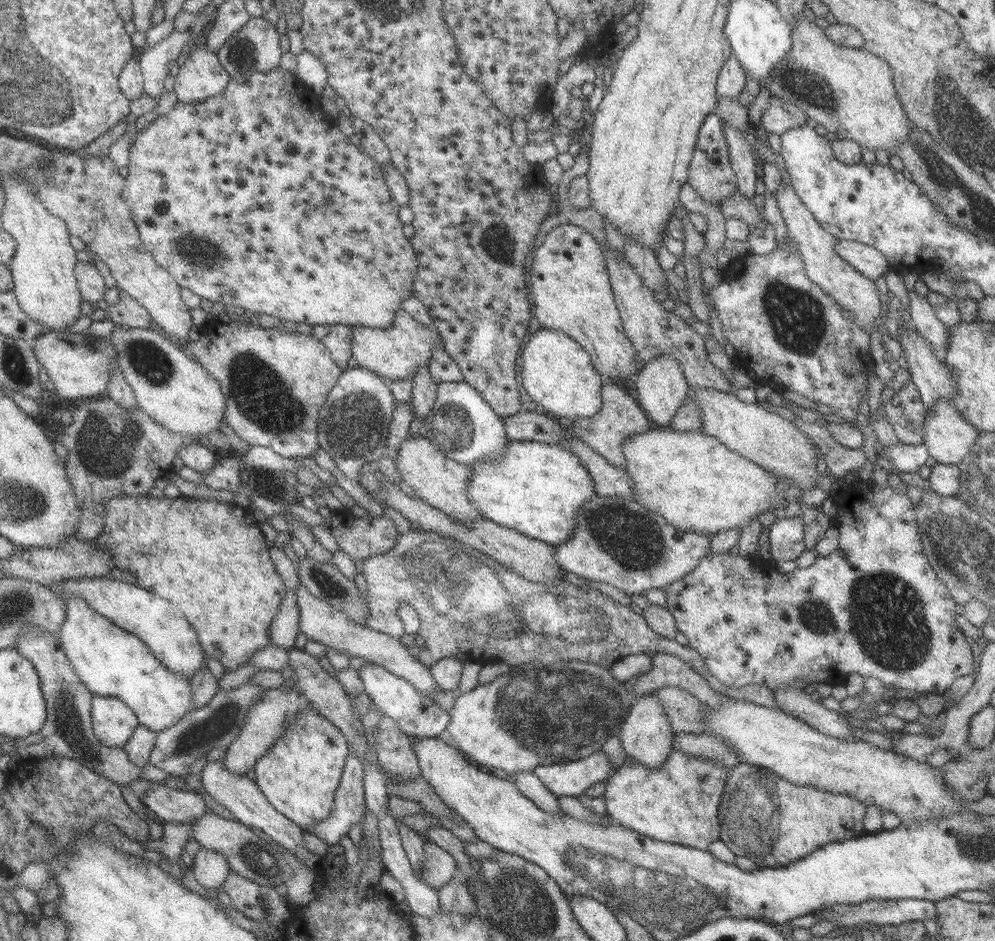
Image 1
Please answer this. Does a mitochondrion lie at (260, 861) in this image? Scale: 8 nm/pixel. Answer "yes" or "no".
yes

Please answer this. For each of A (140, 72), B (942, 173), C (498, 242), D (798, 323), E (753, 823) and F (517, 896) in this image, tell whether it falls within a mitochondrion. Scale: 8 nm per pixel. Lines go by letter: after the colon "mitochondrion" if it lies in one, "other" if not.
A: other
B: mitochondrion
C: mitochondrion
D: mitochondrion
E: mitochondrion
F: mitochondrion

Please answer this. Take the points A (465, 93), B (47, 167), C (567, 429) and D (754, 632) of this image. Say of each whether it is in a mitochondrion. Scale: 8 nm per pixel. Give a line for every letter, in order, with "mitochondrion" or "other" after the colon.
A: other
B: mitochondrion
C: other
D: other

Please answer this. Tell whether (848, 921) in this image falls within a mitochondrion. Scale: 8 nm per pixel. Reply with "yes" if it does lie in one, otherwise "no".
yes

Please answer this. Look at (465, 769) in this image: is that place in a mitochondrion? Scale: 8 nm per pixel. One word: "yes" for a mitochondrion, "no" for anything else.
no

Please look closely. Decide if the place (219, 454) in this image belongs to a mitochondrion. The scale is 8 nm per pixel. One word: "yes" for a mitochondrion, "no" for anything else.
no

